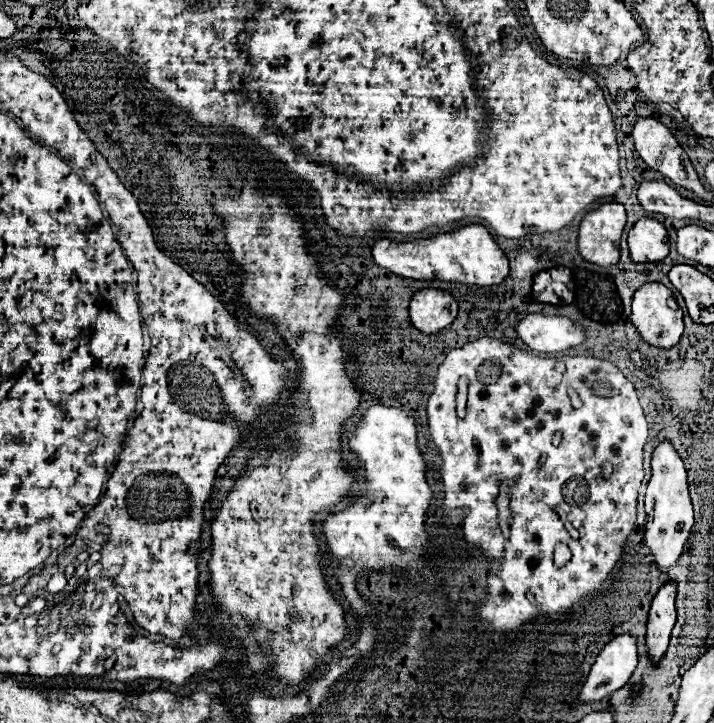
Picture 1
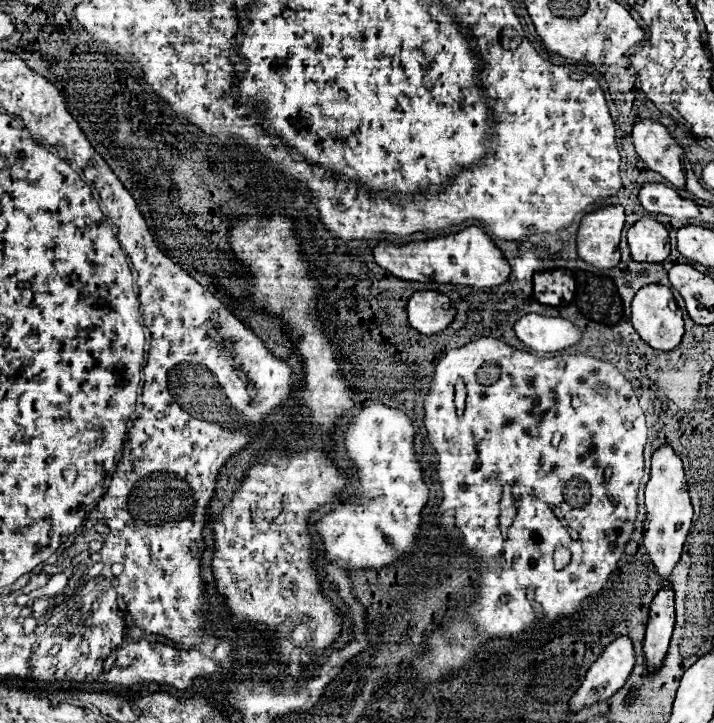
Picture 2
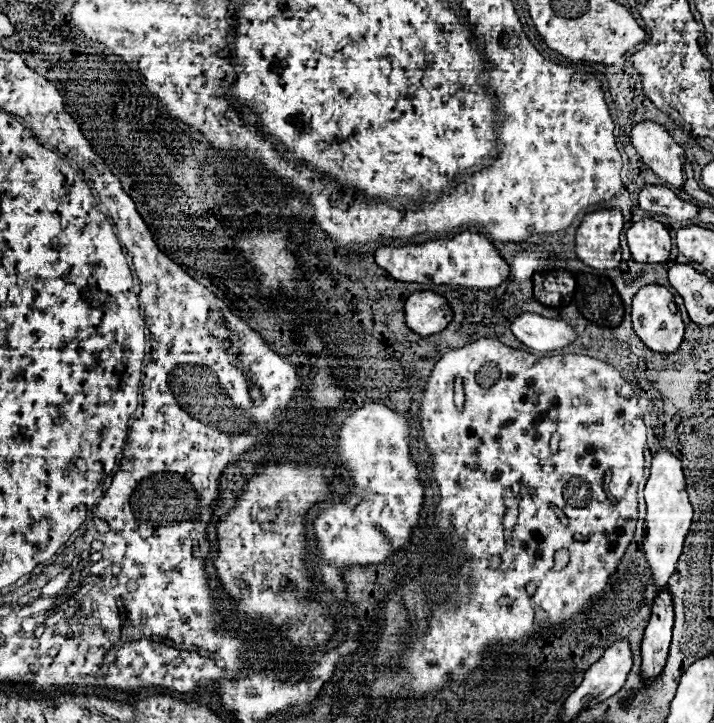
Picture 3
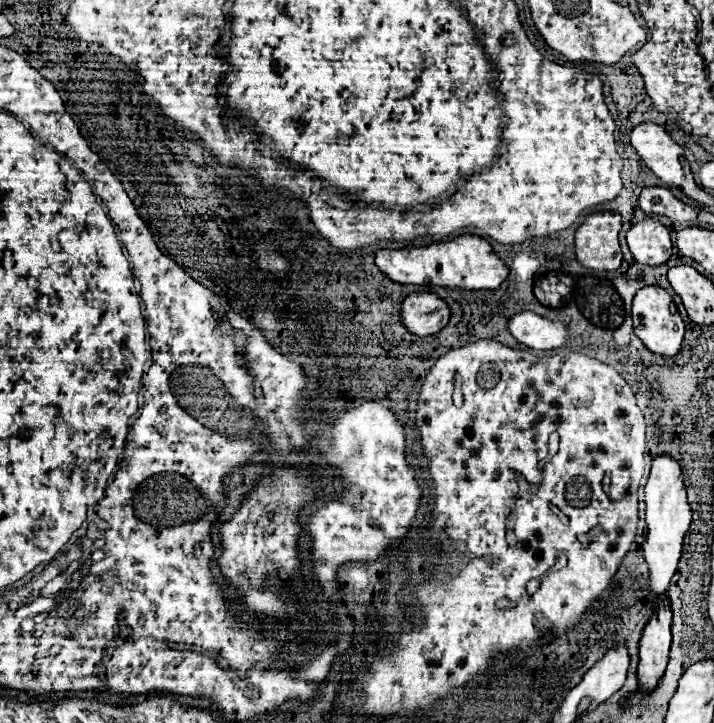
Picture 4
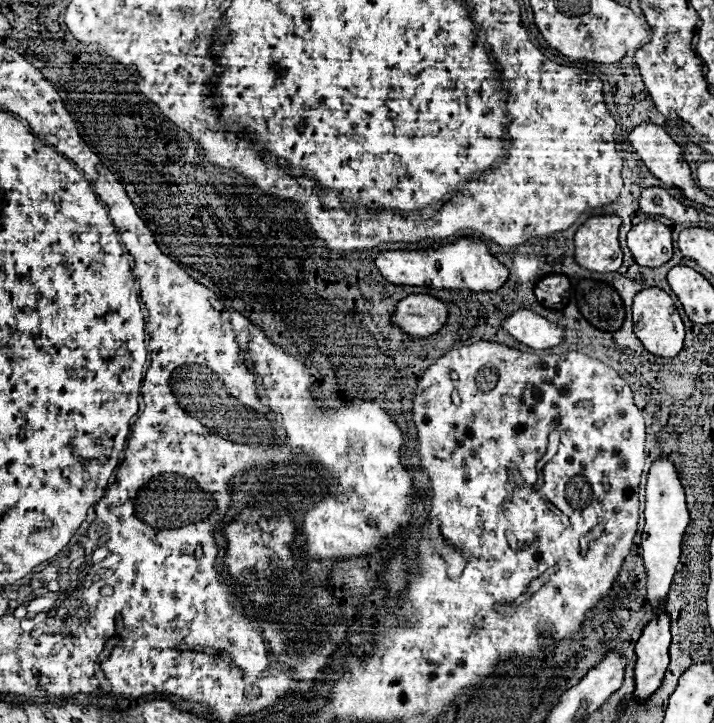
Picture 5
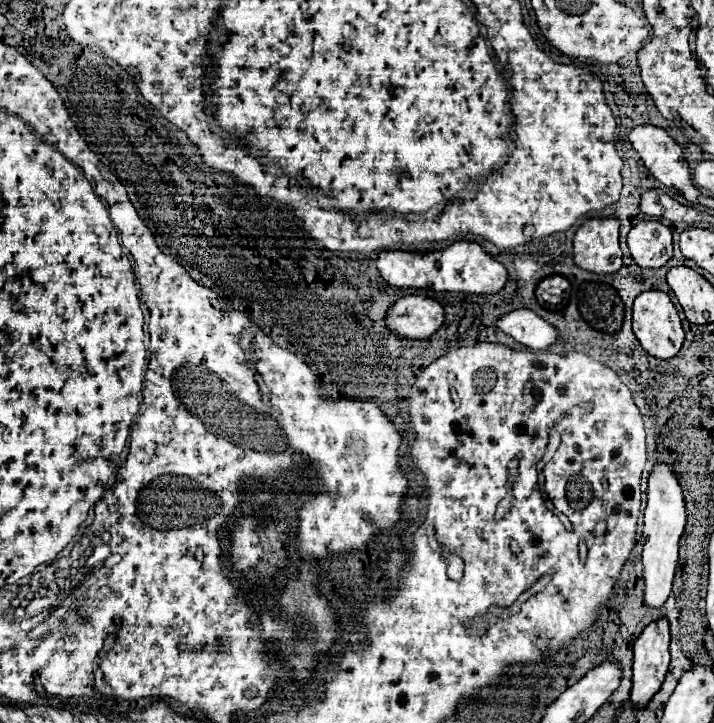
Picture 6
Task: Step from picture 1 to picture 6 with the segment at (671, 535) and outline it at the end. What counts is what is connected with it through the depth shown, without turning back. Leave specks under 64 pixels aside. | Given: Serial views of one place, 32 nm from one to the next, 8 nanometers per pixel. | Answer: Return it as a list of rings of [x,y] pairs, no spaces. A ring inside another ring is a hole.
[[[656,464],[648,478],[648,502],[644,510],[644,538],[642,538],[642,572],[644,572],[644,604],[658,610],[672,592],[672,578],[678,564],[678,542],[686,526],[686,508],[678,480],[668,464]]]

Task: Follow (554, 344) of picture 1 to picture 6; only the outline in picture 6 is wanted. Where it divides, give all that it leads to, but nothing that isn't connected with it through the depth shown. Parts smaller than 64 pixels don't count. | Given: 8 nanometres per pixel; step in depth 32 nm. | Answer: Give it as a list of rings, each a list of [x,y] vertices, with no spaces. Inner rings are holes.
[[[512,310],[496,320],[498,330],[512,336],[516,342],[528,346],[528,348],[548,348],[556,342],[558,330],[548,324],[544,318],[534,314],[532,310]]]

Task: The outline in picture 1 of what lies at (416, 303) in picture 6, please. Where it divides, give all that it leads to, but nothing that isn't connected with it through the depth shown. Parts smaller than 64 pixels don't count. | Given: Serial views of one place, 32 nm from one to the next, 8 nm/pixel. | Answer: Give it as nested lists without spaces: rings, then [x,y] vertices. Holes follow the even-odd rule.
[[[418,290],[410,300],[410,322],[424,334],[434,334],[450,326],[458,314],[456,300],[442,290]]]

